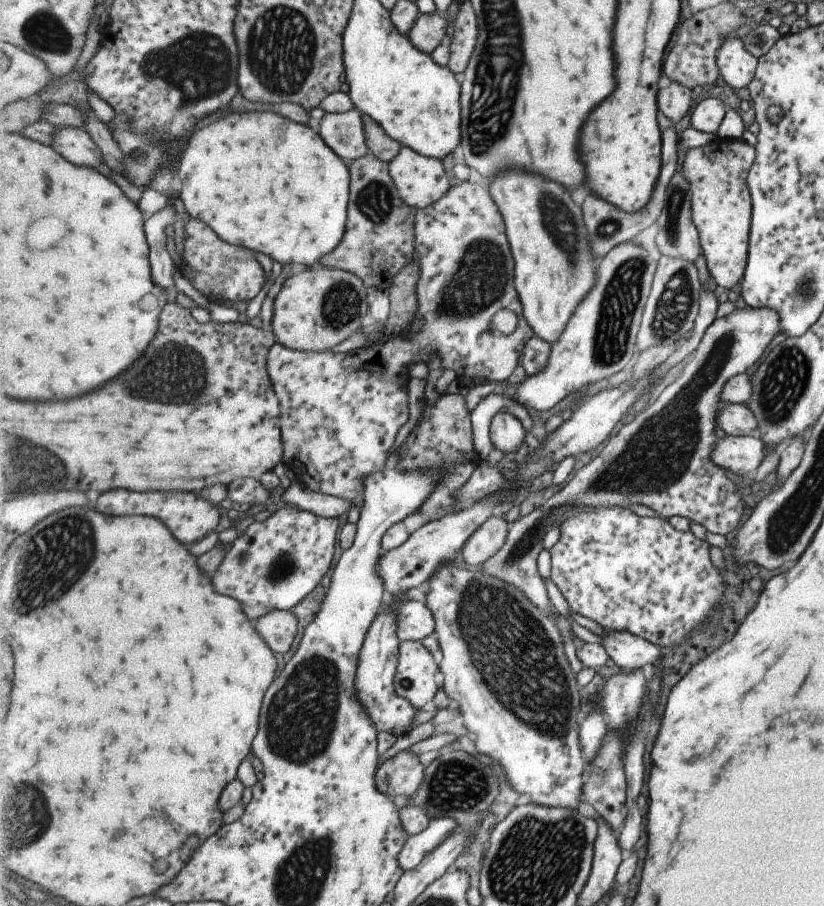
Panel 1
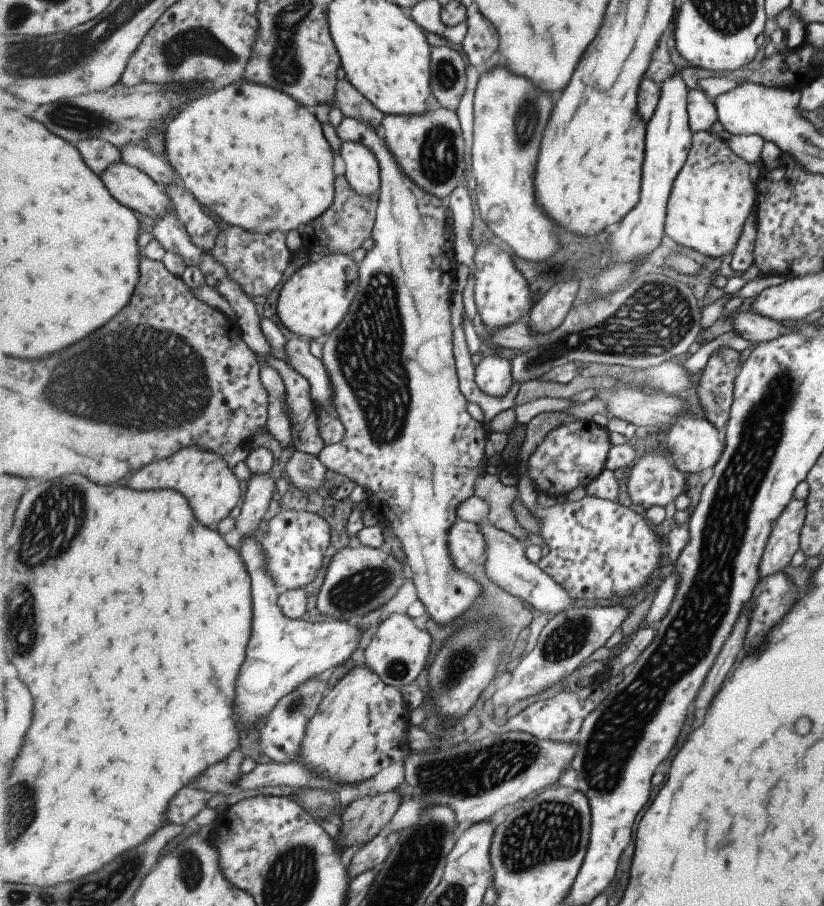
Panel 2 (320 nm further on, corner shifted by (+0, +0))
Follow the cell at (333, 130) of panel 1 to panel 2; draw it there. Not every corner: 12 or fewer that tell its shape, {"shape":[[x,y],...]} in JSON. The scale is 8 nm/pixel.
{"shape":[[342,142],[339,154],[357,194],[380,192],[381,162],[363,142]]}

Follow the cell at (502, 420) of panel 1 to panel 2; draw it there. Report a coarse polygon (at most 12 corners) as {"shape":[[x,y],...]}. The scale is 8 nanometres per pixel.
{"shape":[[499,353],[476,366],[477,385],[491,398],[513,390],[513,365]]}

